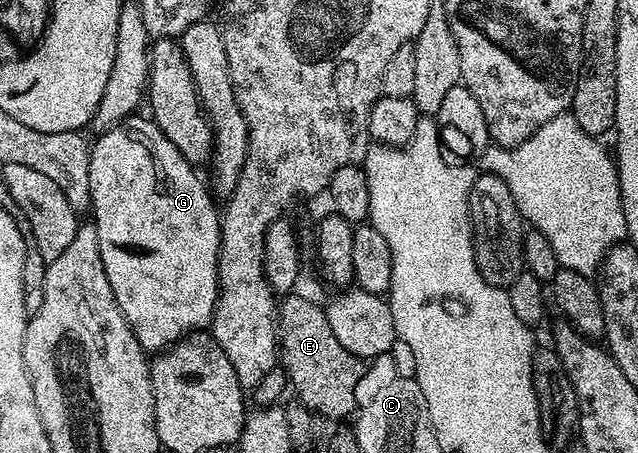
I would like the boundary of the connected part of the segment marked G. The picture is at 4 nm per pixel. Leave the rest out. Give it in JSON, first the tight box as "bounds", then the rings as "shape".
{"bounds":[89,116,221,352],"shape":[[[130,116],[118,126],[112,126],[109,130],[100,131],[96,135],[97,143],[92,143],[89,151],[89,167],[91,168],[91,218],[99,232],[99,252],[103,256],[103,268],[107,272],[107,280],[111,280],[111,288],[115,292],[115,300],[131,328],[131,332],[136,336],[139,344],[147,352],[160,352],[168,350],[173,343],[186,334],[193,333],[194,330],[205,330],[212,323],[213,309],[217,303],[217,261],[219,260],[219,248],[221,247],[221,214],[218,203],[211,193],[210,187],[201,183],[198,171],[191,163],[185,159],[163,136],[163,132],[158,128],[156,122],[148,117]]]}

